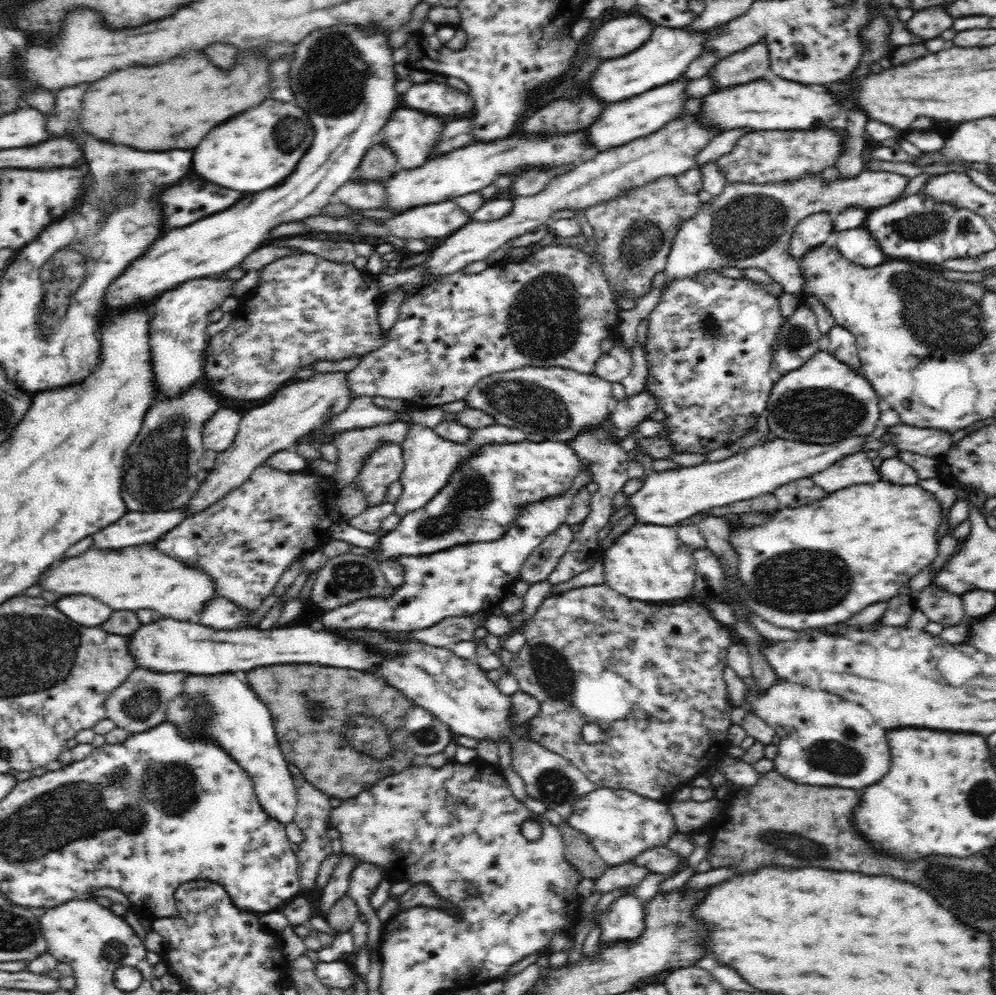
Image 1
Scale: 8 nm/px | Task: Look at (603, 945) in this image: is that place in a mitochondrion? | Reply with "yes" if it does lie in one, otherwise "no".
no

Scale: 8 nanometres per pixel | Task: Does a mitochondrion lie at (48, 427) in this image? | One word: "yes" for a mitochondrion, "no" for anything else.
no

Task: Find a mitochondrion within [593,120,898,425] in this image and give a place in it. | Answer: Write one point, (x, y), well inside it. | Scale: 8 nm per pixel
(747, 226)

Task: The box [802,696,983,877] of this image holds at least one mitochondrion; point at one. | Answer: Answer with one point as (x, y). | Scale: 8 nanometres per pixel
(841, 755)

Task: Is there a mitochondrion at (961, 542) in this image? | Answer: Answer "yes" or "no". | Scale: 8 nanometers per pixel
no

